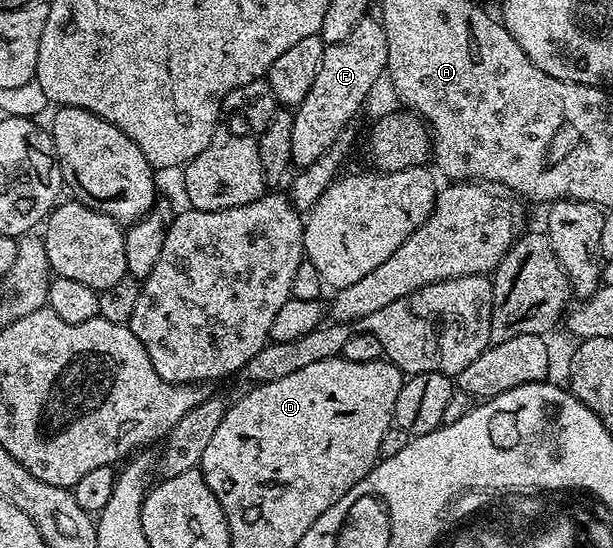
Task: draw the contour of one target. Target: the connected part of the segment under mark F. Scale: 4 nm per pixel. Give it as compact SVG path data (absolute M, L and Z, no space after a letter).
M367 18L361 20L344 38L344 42L326 45L322 61L316 74L316 82L312 82L312 90L308 90L308 98L300 102L298 107L293 109L294 121L292 122L292 164L295 169L301 170L312 162L315 162L334 142L337 136L348 128L349 120L362 108L362 103L370 96L374 83L383 79L386 72L386 59L388 58L388 38L377 19Z

